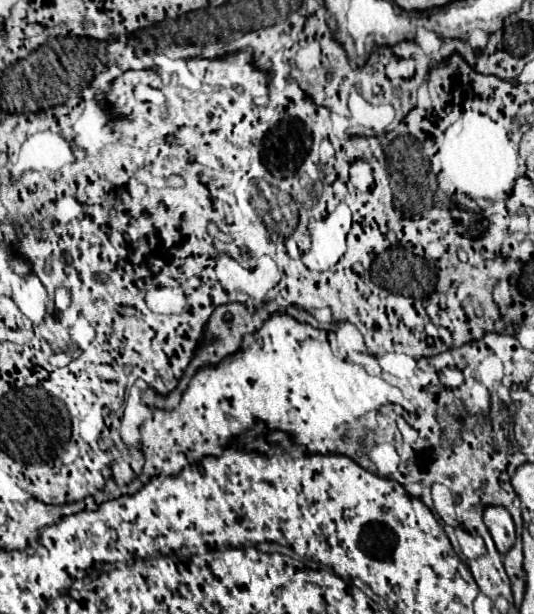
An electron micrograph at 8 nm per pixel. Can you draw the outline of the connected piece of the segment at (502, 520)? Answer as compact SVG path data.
M486 507L484 509L484 523L496 543L500 555L506 555L514 545L514 521L504 507Z

